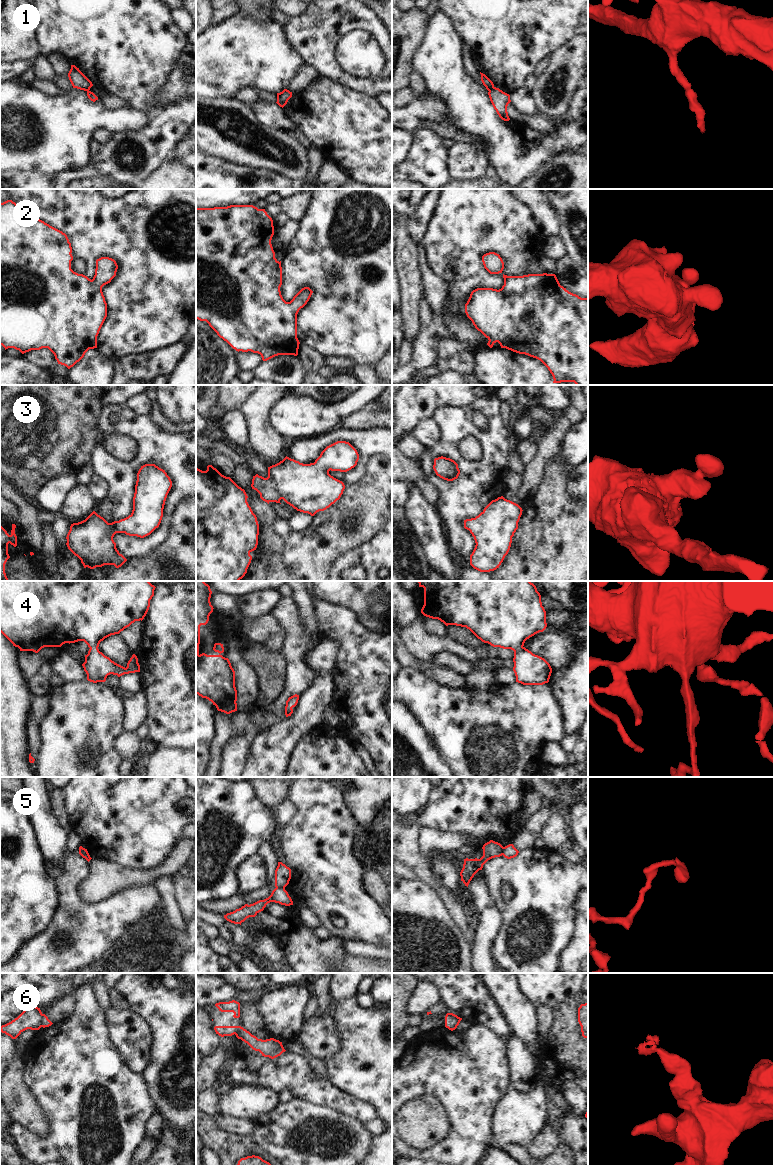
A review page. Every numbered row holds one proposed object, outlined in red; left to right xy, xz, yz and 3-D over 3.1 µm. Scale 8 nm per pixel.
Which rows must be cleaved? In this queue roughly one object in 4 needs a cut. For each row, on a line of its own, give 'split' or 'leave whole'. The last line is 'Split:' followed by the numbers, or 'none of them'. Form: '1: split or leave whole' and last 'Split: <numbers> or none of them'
1: split
2: leave whole
3: leave whole
4: leave whole
5: split
6: split
Split: 1, 5, 6

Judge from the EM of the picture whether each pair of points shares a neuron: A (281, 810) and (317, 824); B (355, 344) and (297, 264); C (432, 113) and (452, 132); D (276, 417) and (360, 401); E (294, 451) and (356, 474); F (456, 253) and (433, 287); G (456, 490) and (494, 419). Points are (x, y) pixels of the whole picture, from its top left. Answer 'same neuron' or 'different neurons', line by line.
A: different neurons
B: same neuron
C: different neurons
D: same neuron
E: same neuron
F: different neurons
G: same neuron

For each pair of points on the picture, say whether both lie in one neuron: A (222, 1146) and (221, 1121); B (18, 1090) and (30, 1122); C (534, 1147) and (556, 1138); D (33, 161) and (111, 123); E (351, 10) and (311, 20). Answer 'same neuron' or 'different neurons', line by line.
A: different neurons
B: same neuron
C: same neuron
D: same neuron
E: same neuron

